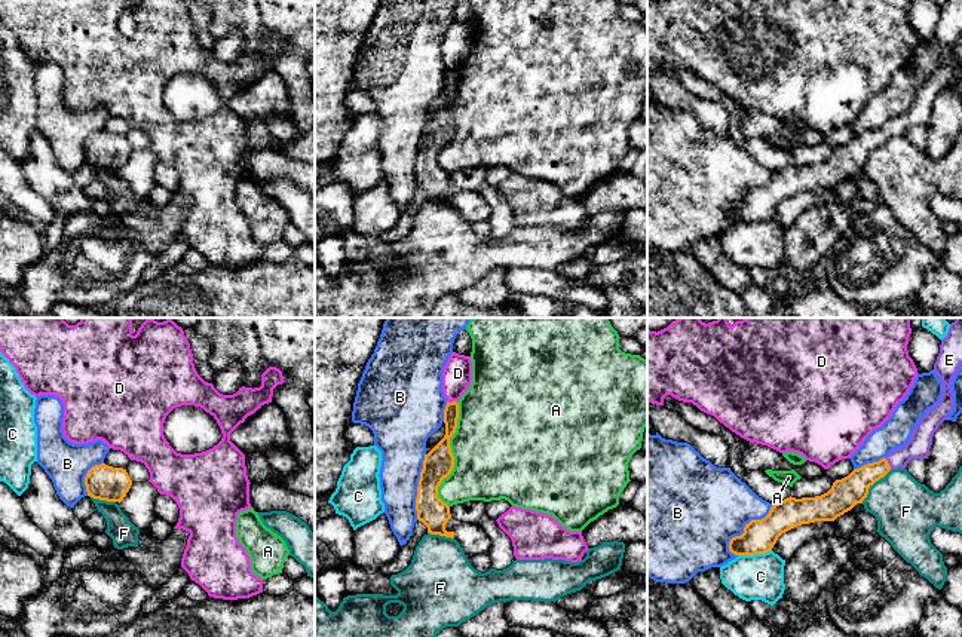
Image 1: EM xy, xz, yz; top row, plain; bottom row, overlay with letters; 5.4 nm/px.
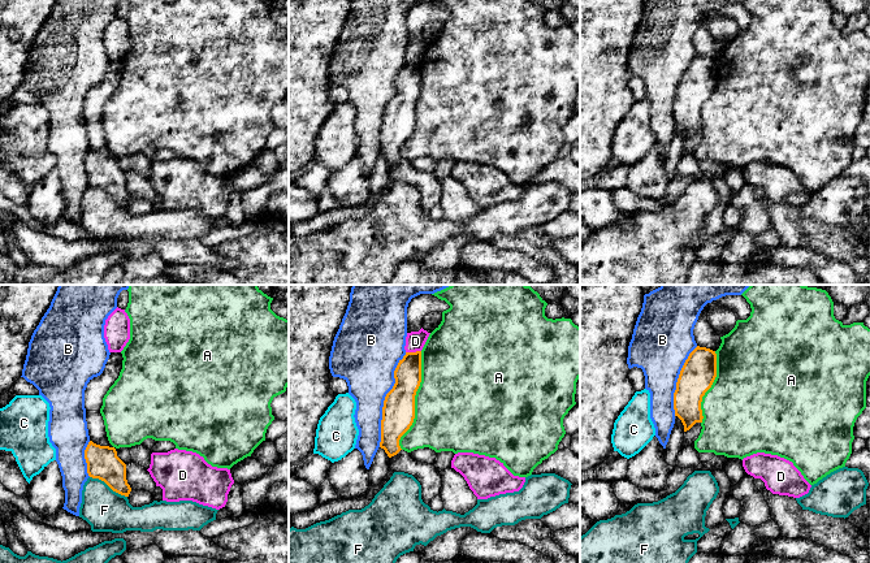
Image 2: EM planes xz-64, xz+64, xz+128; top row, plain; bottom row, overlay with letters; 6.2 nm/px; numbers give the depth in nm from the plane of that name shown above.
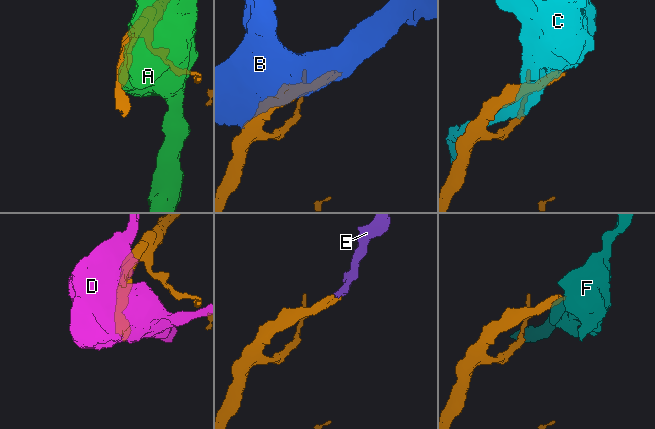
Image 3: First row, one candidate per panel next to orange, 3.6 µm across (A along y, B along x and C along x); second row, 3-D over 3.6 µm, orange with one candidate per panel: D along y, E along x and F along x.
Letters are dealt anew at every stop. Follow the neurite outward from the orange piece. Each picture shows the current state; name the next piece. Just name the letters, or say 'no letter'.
E

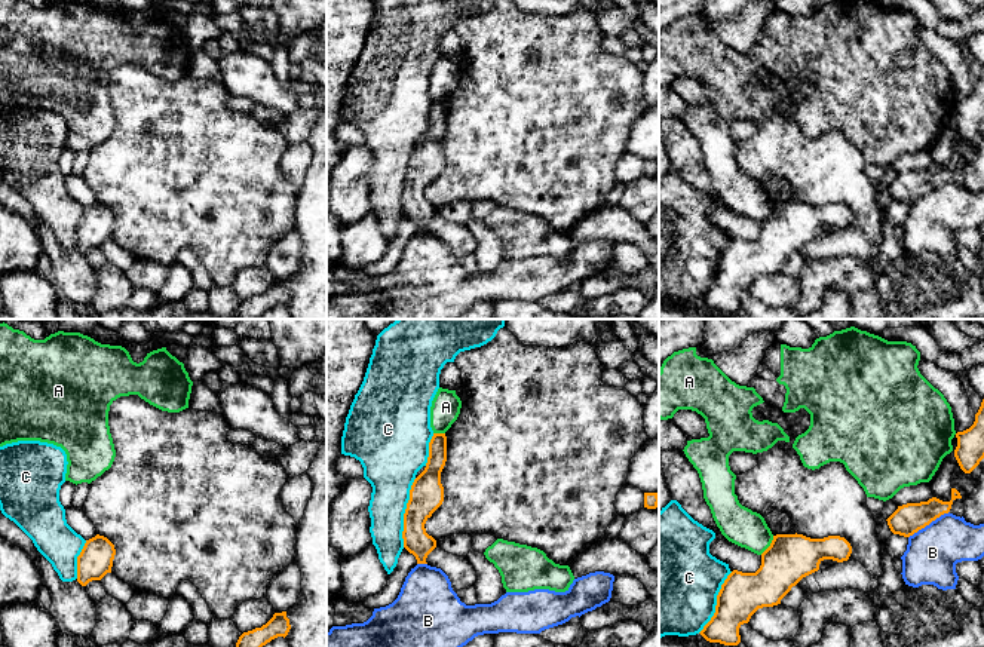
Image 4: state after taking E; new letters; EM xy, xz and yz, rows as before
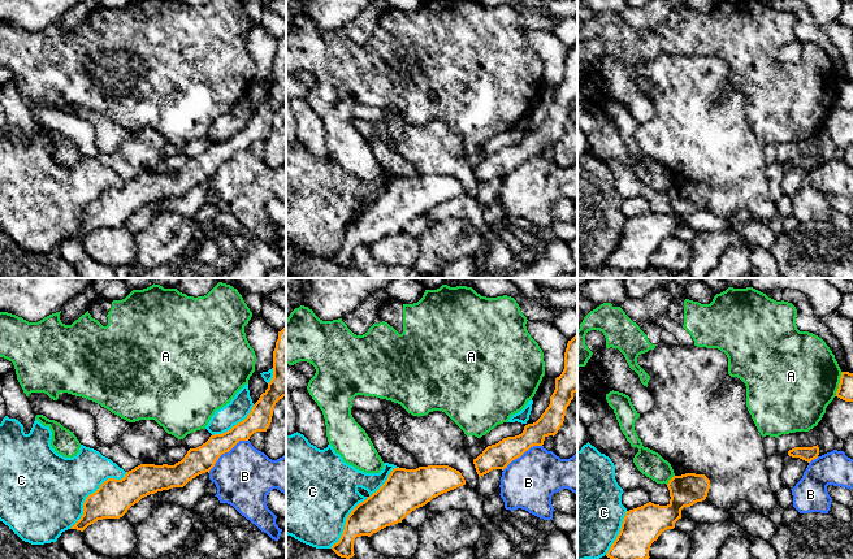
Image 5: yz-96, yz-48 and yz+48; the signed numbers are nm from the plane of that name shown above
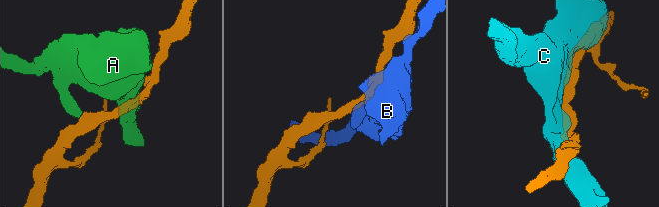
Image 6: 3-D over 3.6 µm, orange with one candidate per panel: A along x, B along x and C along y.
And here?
no letter

